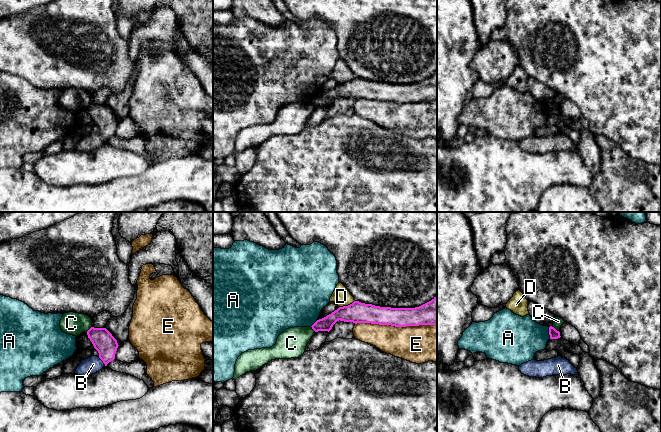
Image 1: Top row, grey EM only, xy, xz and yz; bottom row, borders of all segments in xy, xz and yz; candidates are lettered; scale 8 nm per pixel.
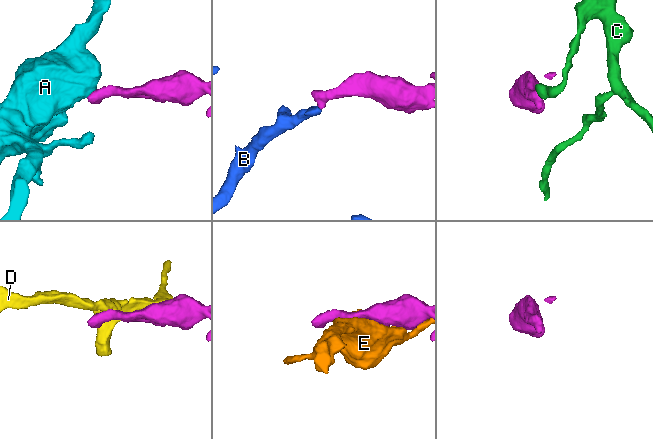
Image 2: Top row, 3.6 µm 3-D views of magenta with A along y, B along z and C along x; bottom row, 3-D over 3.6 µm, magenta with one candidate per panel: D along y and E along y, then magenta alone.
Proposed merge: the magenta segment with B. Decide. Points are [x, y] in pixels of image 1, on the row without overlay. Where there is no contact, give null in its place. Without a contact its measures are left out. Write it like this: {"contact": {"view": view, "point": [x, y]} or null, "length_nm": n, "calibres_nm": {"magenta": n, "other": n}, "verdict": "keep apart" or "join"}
{"contact": {"view": "xy", "point": [102, 136]}, "length_nm": 90, "calibres_nm": {"magenta": 170, "other": 140}, "verdict": "join"}

